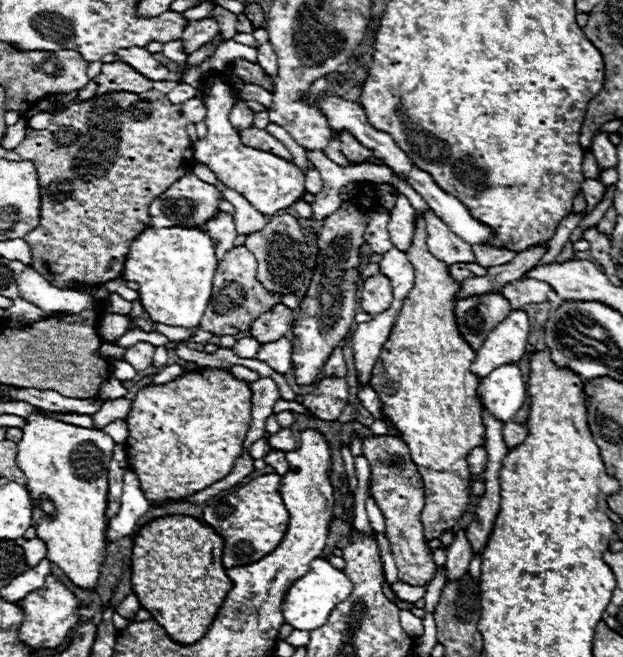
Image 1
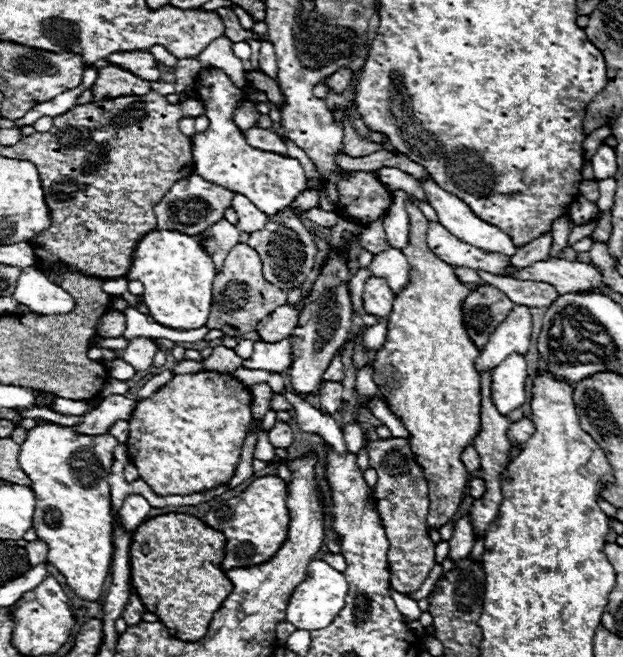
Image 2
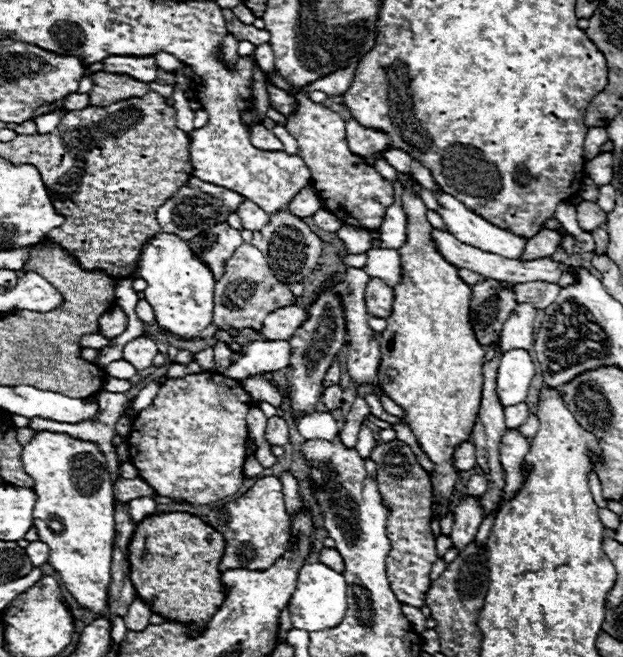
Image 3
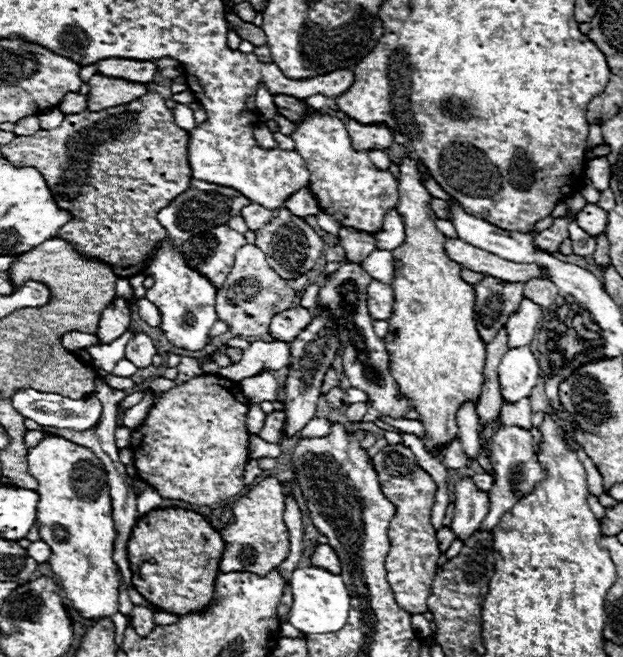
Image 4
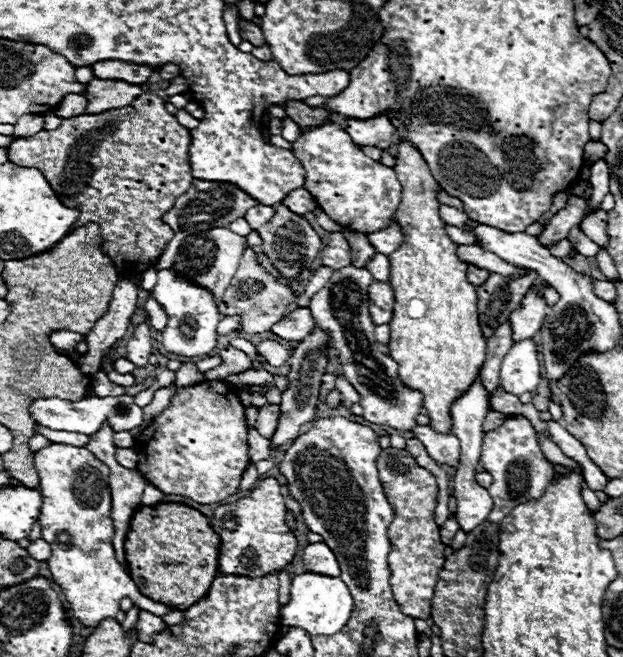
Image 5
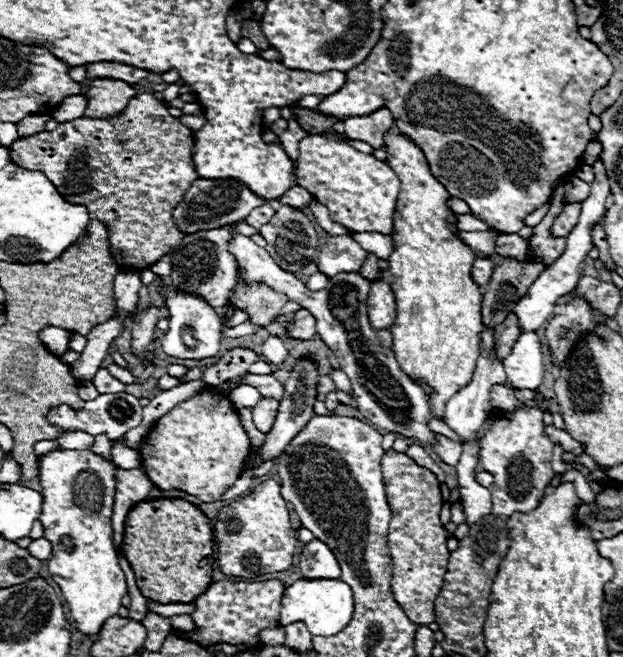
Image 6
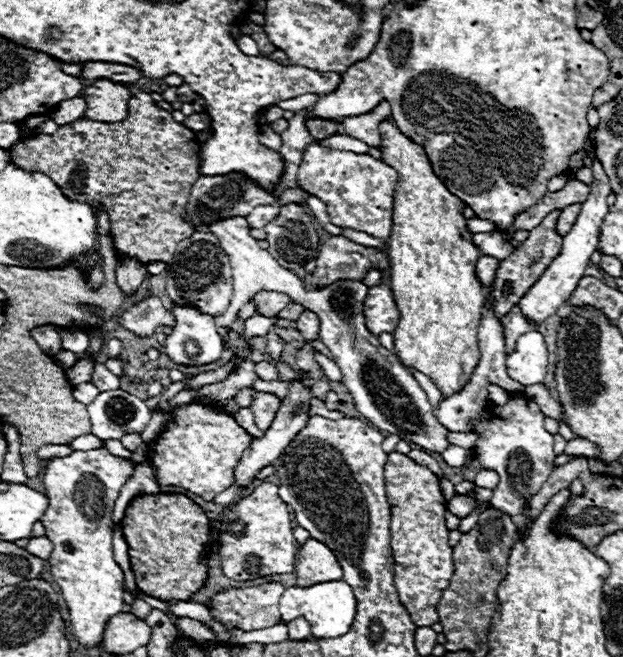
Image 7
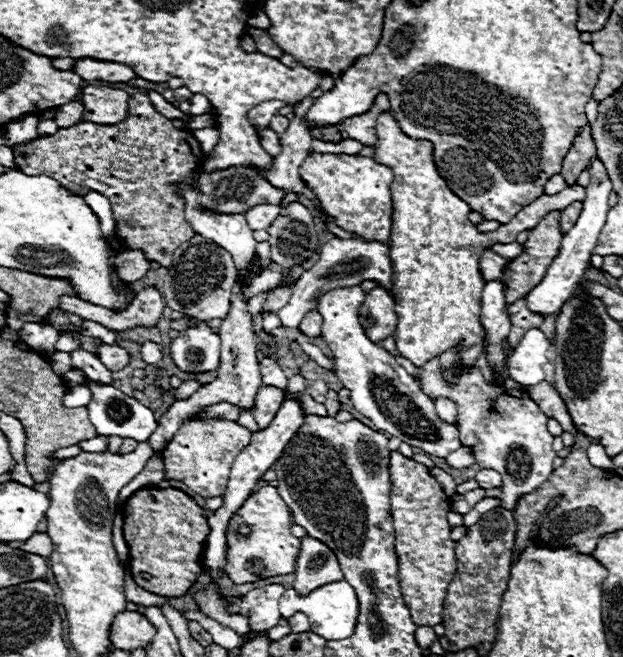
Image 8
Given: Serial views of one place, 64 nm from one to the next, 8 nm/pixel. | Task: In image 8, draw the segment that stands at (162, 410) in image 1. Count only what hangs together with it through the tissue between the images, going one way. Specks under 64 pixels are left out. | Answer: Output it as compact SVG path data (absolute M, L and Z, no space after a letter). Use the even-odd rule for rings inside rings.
M216 418L186 420L182 428L176 432L176 436L172 438L172 442L164 448L166 478L184 482L204 498L222 496L228 484L230 466L234 458L240 454L240 450L248 446L250 440L252 440L252 432L236 422L216 420Z

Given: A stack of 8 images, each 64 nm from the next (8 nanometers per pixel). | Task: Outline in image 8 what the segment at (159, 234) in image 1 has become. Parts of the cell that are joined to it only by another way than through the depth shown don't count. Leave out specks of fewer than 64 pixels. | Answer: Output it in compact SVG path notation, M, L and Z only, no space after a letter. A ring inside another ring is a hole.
M204 322L180 332L170 344L170 356L182 372L210 372L220 364L220 336Z

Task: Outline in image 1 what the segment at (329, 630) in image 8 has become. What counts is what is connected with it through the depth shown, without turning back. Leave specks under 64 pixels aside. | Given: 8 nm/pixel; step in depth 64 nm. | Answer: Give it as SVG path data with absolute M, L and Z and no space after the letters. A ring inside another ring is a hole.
M316 558L310 564L310 570L304 578L296 580L294 586L288 590L282 612L286 624L290 624L296 630L316 630L328 622L330 612L352 592L352 582L342 570L332 568L324 558Z

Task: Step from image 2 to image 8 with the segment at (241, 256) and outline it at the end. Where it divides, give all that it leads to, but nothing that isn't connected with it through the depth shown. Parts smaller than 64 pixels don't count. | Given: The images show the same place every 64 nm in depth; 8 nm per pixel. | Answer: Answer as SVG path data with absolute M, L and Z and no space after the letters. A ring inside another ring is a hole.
M292 280L292 284L288 284L286 288L278 288L274 290L274 294L264 302L264 310L270 310L270 312L278 312L282 306L286 306L288 298L292 296L292 288L294 288L296 280Z

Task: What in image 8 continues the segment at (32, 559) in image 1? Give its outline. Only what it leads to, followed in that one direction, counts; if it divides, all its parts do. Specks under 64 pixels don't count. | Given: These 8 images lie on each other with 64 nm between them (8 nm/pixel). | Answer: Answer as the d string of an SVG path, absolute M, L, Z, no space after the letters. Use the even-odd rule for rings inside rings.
M36 532L32 538L28 538L28 542L22 544L22 548L30 554L38 554L48 558L52 554L52 540L46 532Z

